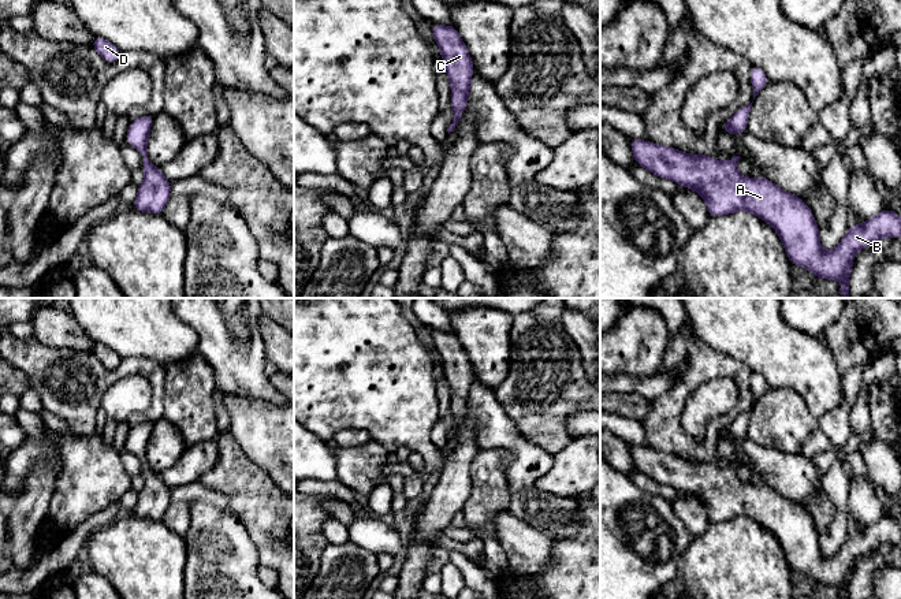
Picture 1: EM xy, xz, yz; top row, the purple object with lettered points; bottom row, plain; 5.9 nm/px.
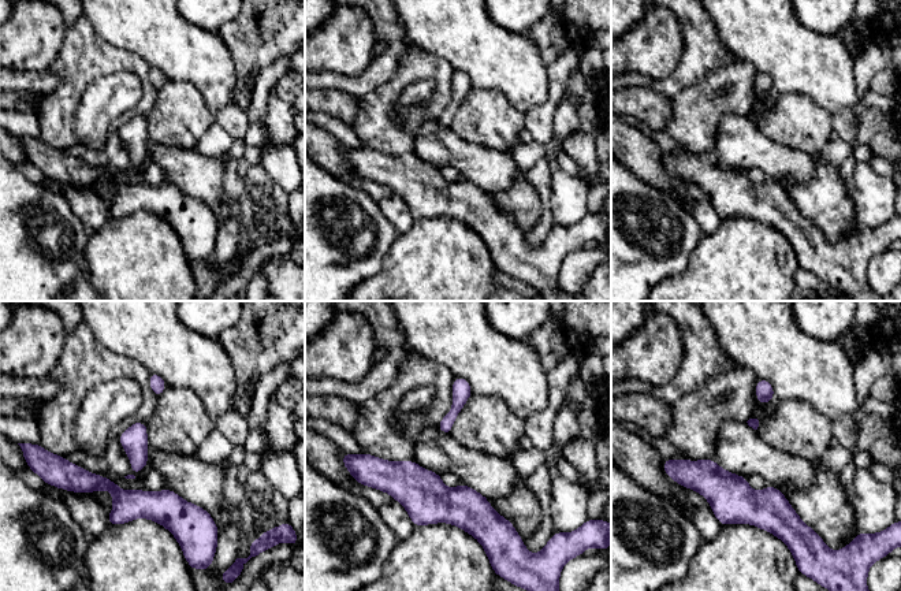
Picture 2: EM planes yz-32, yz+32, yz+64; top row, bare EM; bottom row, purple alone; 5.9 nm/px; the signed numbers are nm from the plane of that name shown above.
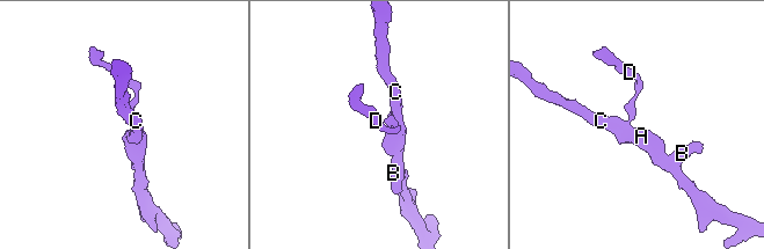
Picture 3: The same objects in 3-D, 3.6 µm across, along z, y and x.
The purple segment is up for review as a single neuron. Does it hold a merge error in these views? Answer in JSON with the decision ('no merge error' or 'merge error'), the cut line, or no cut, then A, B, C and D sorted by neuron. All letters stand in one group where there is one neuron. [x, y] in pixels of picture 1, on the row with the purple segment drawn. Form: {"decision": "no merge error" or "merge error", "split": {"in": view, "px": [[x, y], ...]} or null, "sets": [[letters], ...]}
{"decision": "no merge error", "split": null, "sets": [["A", "B", "C", "D"]]}

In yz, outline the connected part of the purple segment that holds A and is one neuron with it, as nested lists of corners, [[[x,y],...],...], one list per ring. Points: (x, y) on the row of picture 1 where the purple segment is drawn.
[[[632,137],[630,150],[647,171],[697,191],[707,204],[708,216],[742,209],[763,219],[775,228],[793,265],[804,267],[815,278],[841,280],[839,293],[845,298],[849,298],[855,253],[883,237],[901,238],[901,217],[891,209],[882,209],[872,219],[848,227],[838,246],[824,252],[809,207],[764,176],[742,178],[737,170],[740,156],[716,161],[707,155],[693,156]]]

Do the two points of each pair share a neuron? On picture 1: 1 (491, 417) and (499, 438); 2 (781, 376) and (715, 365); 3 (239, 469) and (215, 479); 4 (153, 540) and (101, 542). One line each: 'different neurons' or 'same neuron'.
1: same neuron
2: different neurons
3: same neuron
4: same neuron

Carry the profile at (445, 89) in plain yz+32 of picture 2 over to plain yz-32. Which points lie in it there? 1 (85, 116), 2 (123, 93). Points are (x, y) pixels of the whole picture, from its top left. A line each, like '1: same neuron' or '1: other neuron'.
1: other neuron
2: other neuron

